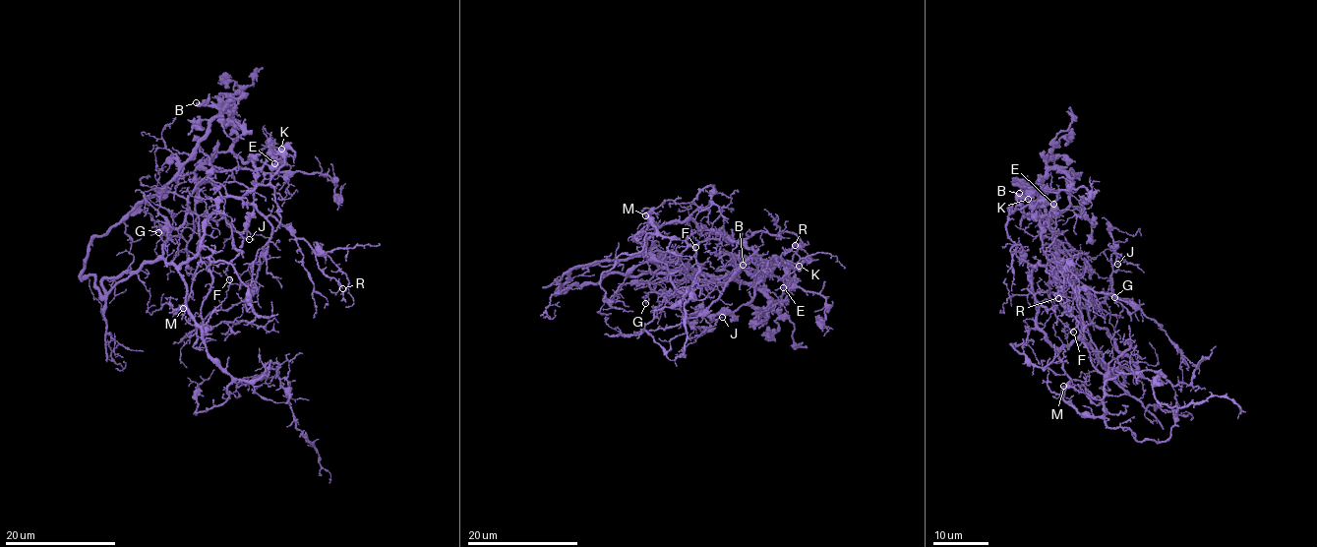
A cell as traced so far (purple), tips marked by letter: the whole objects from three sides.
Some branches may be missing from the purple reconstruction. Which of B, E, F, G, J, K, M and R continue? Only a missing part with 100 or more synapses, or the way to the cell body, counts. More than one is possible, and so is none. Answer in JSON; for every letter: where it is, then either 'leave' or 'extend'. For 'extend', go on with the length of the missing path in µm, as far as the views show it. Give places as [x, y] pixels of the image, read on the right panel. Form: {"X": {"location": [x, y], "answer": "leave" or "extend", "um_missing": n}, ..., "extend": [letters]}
{"B": {"location": [1019, 193], "answer": "leave"}, "E": {"location": [1053, 204], "answer": "leave"}, "F": {"location": [1073, 332], "answer": "leave"}, "G": {"location": [1114, 297], "answer": "leave"}, "J": {"location": [1117, 264], "answer": "leave"}, "K": {"location": [1028, 199], "answer": "leave"}, "M": {"location": [1063, 386], "answer": "leave"}, "R": {"location": [1058, 298], "answer": "leave"}, "extend": []}

